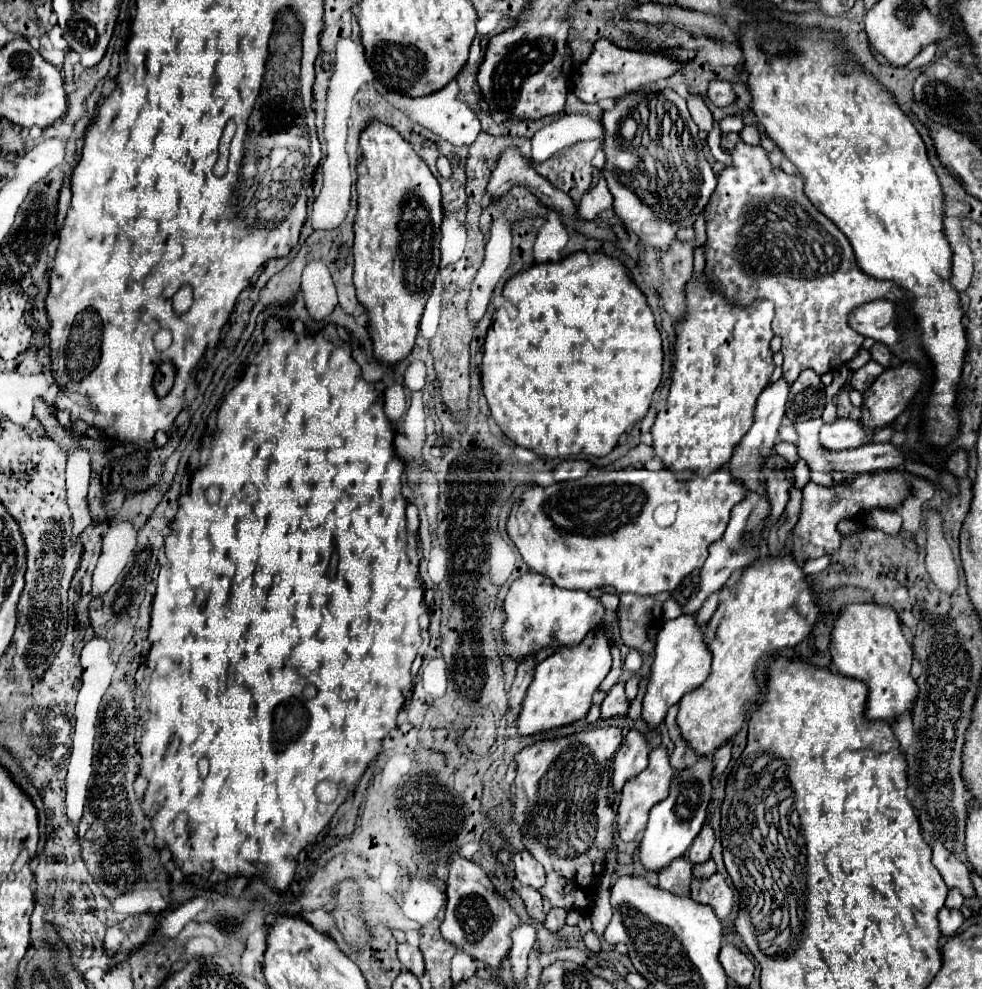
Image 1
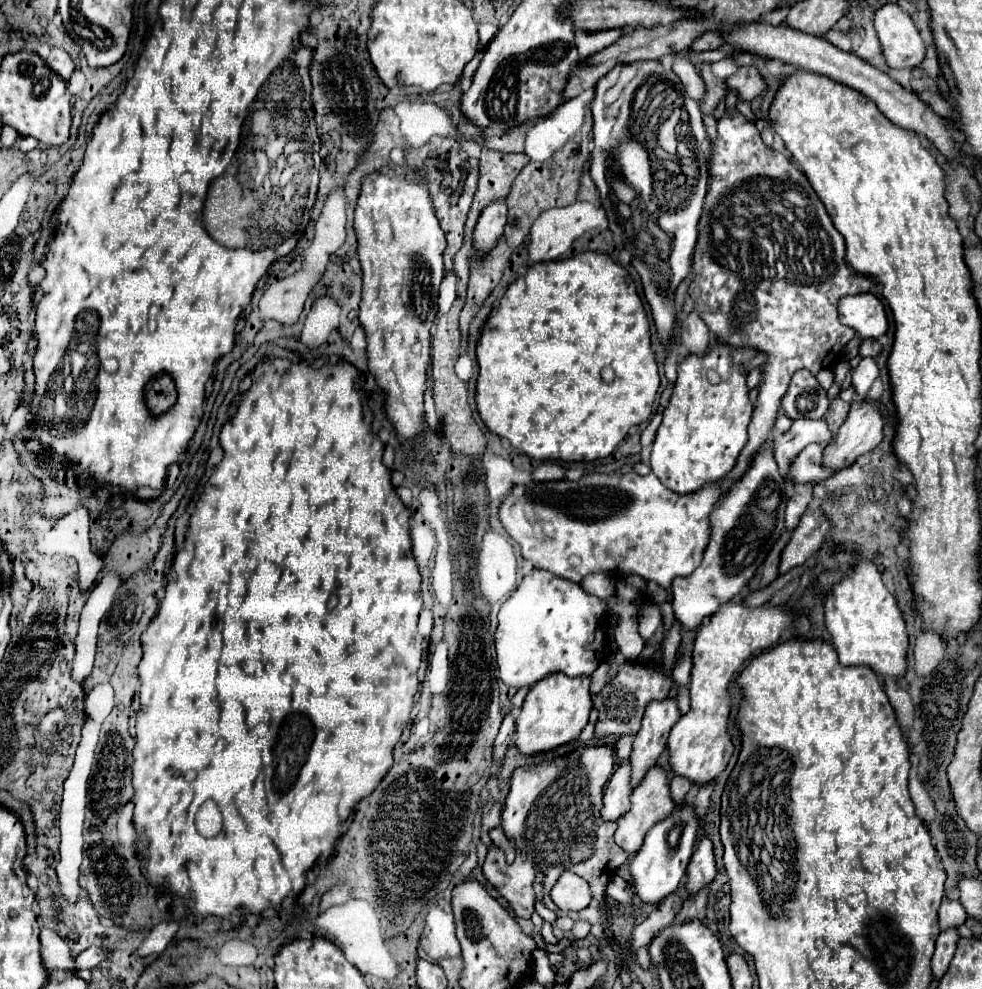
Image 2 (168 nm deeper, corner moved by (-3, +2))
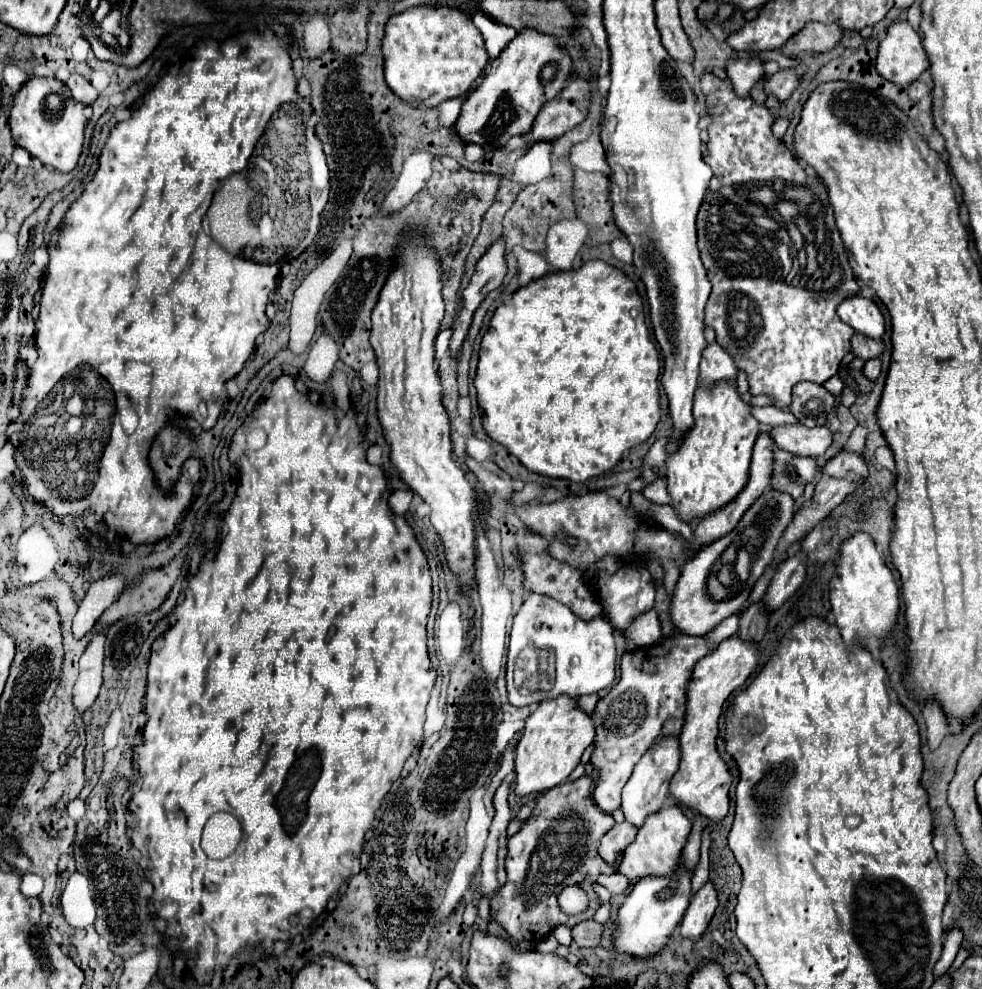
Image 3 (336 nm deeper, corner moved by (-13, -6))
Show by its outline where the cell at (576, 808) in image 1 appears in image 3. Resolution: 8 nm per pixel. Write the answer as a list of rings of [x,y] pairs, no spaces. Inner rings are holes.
[[[582,776],[576,782],[550,788],[538,798],[538,806],[532,810],[532,816],[524,822],[522,830],[508,838],[508,880],[490,904],[490,914],[510,938],[540,942],[556,926],[564,924],[572,928],[578,922],[592,918],[598,910],[598,896],[592,888],[592,882],[596,882],[600,874],[612,874],[616,870],[602,860],[602,856],[596,852],[596,846],[600,838],[614,826],[614,818],[612,814],[600,810],[596,802],[592,802],[592,784],[592,776]],[[572,884],[582,886],[588,894],[588,908],[576,916],[564,914],[558,904],[560,892]]]

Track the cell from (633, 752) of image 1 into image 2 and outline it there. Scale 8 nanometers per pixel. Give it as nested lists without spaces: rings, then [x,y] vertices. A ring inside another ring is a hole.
[[[630,758],[620,762],[616,766],[616,772],[612,774],[606,792],[604,792],[604,808],[602,818],[604,820],[618,820],[628,808],[630,808]]]

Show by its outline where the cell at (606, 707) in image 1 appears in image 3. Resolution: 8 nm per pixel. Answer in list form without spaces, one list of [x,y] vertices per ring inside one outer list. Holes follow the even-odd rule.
[[[676,634],[676,642],[672,636],[668,636],[660,644],[636,648],[632,652],[624,652],[622,662],[620,662],[620,680],[612,686],[612,690],[604,698],[598,700],[598,704],[592,712],[596,738],[594,738],[594,752],[592,752],[590,762],[598,770],[598,782],[592,790],[592,798],[600,810],[614,812],[620,808],[620,792],[622,792],[624,784],[628,782],[636,762],[650,748],[650,744],[660,734],[660,730],[668,718],[682,718],[684,716],[686,686],[690,682],[692,668],[708,652],[710,652],[710,646],[708,646],[706,638],[692,638],[692,636],[684,636],[684,634]]]

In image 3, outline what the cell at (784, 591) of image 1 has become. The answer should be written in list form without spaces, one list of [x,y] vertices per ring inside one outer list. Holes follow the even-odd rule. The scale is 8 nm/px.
[[[728,638],[718,646],[716,652],[708,654],[694,666],[692,682],[688,684],[686,716],[682,732],[678,736],[680,768],[670,782],[670,796],[676,800],[676,804],[688,806],[690,810],[712,822],[720,822],[728,814],[728,792],[732,784],[728,766],[716,752],[718,718],[722,712],[722,704],[736,688],[740,688],[748,680],[758,664],[758,658],[760,656],[756,646],[742,642],[740,638]]]

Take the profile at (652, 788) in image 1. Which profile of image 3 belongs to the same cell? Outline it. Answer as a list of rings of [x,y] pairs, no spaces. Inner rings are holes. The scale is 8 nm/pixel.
[[[664,806],[660,814],[652,814],[646,820],[646,824],[638,830],[634,844],[630,844],[624,852],[618,872],[624,874],[628,880],[640,880],[648,874],[670,874],[672,870],[676,870],[680,862],[690,830],[692,830],[692,824],[680,806]]]

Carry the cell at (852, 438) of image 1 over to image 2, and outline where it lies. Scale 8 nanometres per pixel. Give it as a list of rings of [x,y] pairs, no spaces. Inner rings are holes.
[[[802,418],[792,424],[792,428],[782,434],[780,438],[774,438],[774,456],[780,468],[780,474],[784,476],[786,484],[794,484],[788,478],[788,468],[794,464],[794,458],[810,444],[830,444],[834,440],[834,434],[830,432],[826,420],[810,420]]]

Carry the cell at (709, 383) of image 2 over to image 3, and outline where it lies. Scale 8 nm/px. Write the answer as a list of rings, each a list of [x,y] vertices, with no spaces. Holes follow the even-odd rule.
[[[718,382],[714,388],[698,388],[694,398],[694,428],[682,440],[678,452],[666,458],[668,494],[680,520],[692,524],[732,502],[748,482],[752,448],[758,438],[758,420],[742,402],[736,386]]]

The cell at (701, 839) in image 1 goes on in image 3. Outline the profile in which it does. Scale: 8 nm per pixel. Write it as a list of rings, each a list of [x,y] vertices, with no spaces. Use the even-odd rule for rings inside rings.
[[[706,882],[700,888],[700,892],[692,896],[690,906],[688,906],[688,910],[682,918],[682,924],[680,924],[680,934],[690,940],[702,938],[702,934],[706,932],[706,928],[714,916],[716,906],[718,906],[716,890],[710,882]]]

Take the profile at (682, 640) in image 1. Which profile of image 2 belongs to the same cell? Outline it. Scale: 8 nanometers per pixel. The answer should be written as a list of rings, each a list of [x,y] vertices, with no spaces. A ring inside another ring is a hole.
[[[674,698],[650,702],[646,706],[642,728],[636,734],[634,746],[632,746],[632,786],[638,786],[638,782],[644,778],[646,770],[656,764],[658,756],[662,754],[666,746],[666,738],[674,726],[674,722],[680,718],[680,708]]]

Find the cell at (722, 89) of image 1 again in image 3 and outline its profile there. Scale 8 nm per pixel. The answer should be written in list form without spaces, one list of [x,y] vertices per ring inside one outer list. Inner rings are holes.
[[[780,70],[766,78],[764,90],[766,90],[766,94],[774,94],[774,96],[778,96],[778,100],[784,102],[792,96],[792,92],[798,88],[798,84],[800,84],[800,74],[796,74],[794,70]]]

